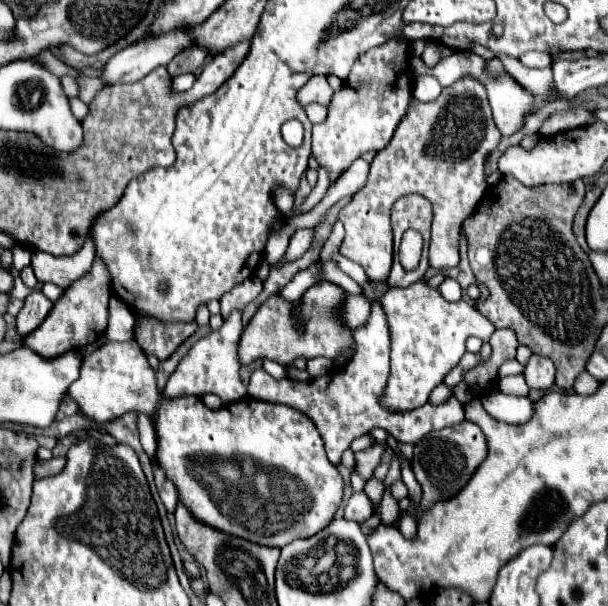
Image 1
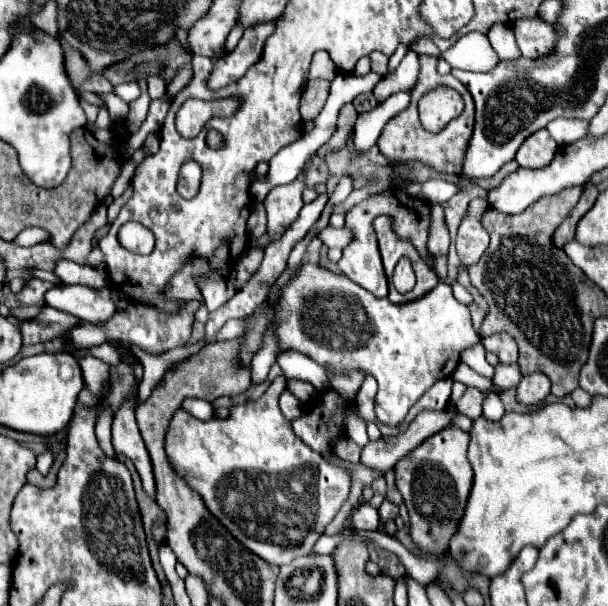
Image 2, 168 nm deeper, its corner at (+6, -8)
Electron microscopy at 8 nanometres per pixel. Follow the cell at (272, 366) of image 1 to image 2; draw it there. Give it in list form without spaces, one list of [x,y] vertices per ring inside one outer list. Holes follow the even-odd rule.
[[[284,390],[280,396],[280,410],[288,420],[294,420],[304,414],[304,404],[290,390]]]

